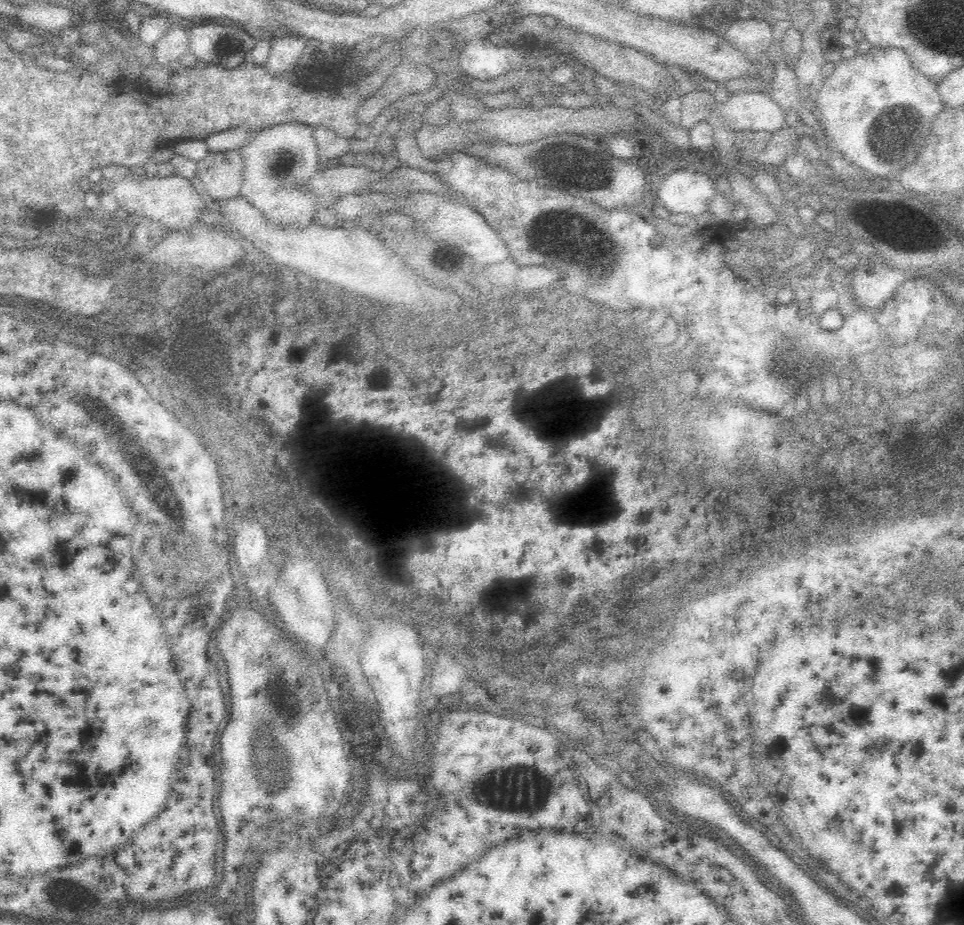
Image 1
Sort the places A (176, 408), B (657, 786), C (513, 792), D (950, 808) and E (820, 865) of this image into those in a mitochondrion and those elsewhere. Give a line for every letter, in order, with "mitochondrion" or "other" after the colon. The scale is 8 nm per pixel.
A: other
B: other
C: mitochondrion
D: other
E: other

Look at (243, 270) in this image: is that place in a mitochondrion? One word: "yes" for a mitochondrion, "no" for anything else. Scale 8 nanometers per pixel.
no

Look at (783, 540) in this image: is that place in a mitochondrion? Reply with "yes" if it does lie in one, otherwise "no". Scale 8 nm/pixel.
yes

